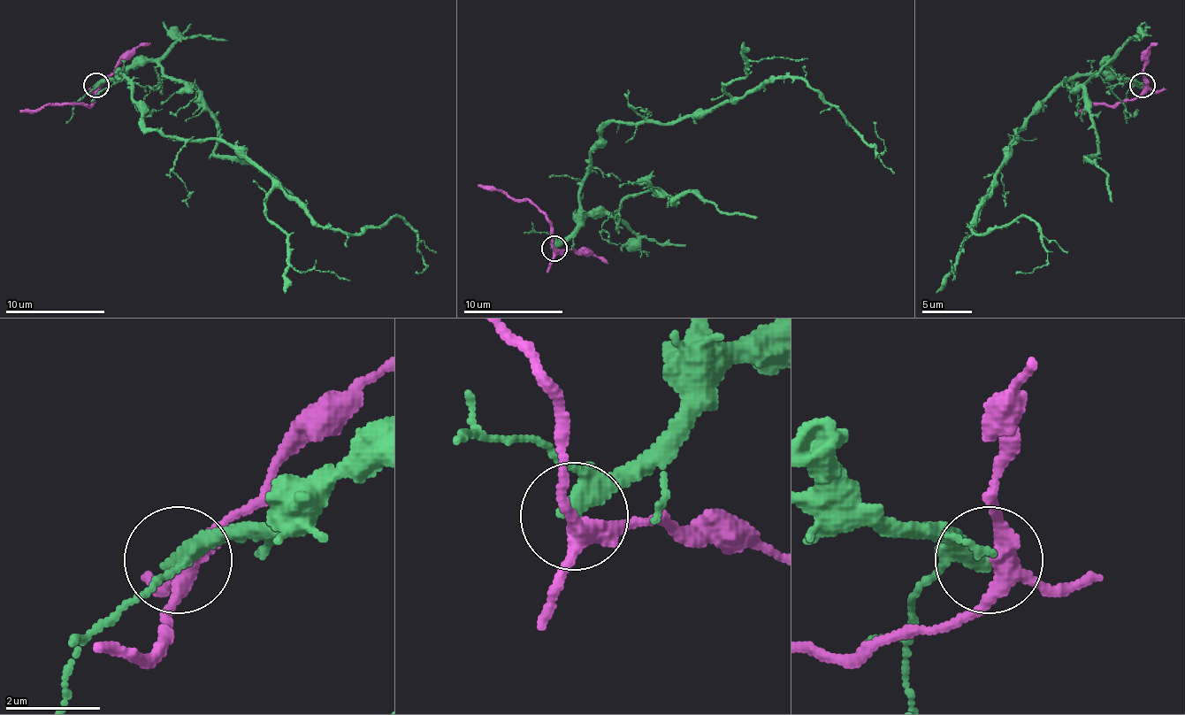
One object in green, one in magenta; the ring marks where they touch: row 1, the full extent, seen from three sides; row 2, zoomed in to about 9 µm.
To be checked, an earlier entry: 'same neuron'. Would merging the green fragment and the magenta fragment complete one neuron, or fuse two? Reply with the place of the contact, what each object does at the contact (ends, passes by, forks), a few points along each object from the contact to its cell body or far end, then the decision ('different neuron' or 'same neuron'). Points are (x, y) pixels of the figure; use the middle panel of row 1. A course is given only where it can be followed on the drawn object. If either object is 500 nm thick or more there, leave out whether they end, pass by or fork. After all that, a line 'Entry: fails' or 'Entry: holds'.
(554, 249) | green passes by | magenta forks | green via (554, 249), (576, 226), (578, 184), (611, 121), (673, 124), (778, 76), (815, 89), (881, 154), (875, 121) | magenta via (554, 249), (551, 224), (529, 202), (514, 202), (496, 189), (478, 184) | different neuron
Entry: fails

